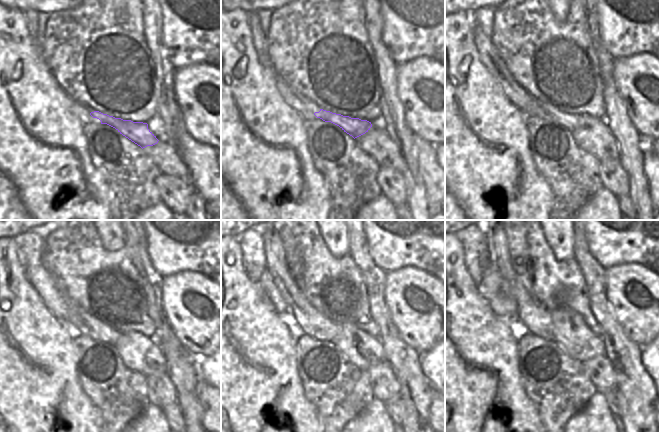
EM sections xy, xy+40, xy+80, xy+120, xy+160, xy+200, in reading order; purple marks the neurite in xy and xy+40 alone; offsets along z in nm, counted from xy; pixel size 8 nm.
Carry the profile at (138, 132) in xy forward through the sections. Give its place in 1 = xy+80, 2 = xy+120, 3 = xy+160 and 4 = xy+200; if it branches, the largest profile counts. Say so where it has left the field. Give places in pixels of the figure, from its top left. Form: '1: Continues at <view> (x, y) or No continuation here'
1: Continues at xy+80 (571, 121)
2: Continues at xy+120 (88, 325)
3: Continues at xy+160 (314, 324)
4: Continues at xy+200 (534, 316).

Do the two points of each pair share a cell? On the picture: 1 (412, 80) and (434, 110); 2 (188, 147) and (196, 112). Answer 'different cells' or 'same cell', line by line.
1: same cell
2: different cells

